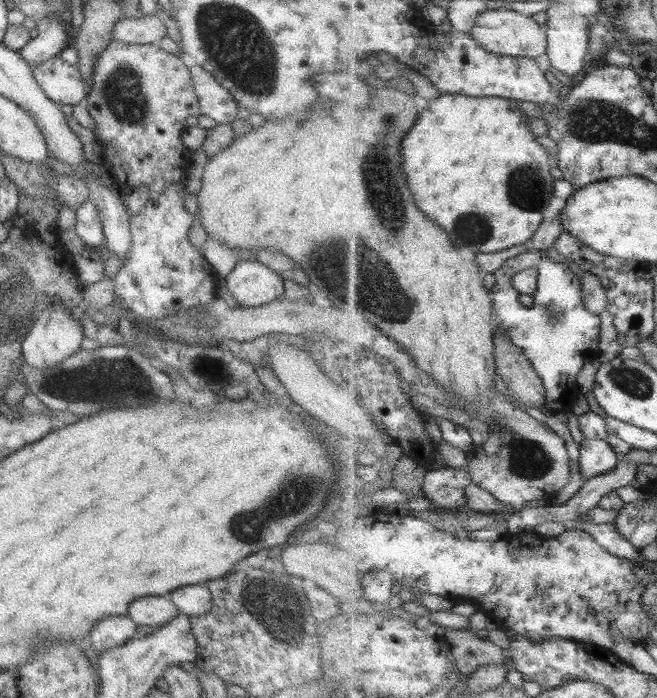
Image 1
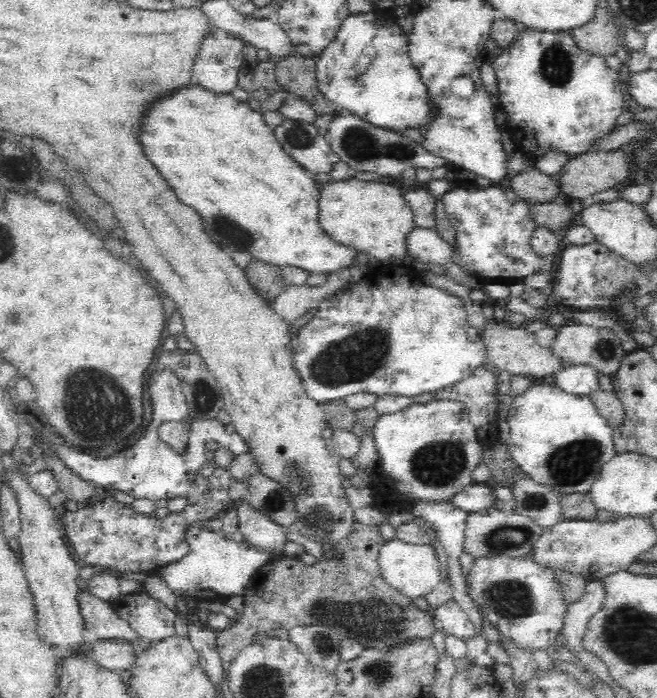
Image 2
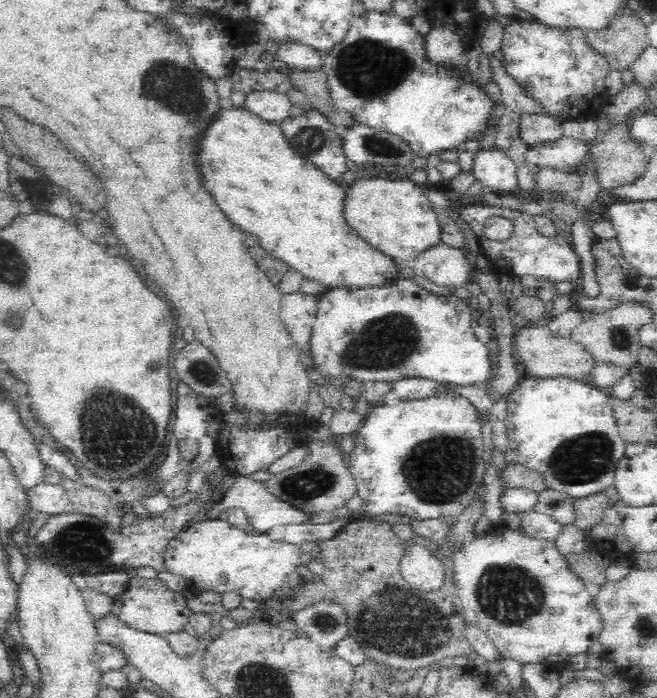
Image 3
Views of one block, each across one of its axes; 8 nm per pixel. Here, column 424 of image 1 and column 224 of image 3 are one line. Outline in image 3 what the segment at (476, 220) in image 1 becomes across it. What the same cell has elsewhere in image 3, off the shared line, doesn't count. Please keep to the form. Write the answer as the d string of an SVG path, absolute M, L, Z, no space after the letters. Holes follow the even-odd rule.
M243 107L221 109L218 118L206 132L202 144L200 164L206 188L214 192L218 206L242 230L258 236L271 255L296 269L306 280L320 282L327 290L347 288L388 288L400 278L396 260L368 244L346 221L346 186L331 179L312 161L302 158L283 135L280 124L269 123L249 114Z

